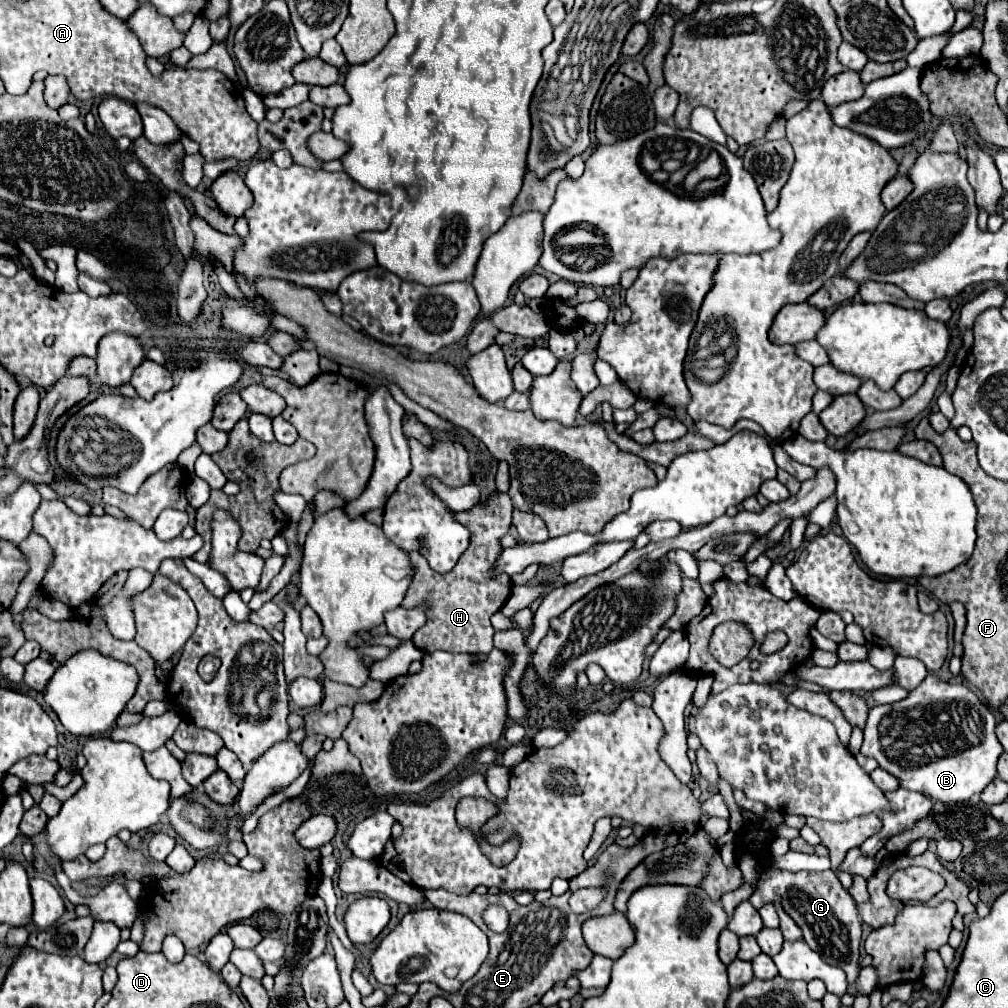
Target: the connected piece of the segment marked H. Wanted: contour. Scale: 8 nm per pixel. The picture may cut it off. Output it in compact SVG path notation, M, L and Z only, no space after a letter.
M493 491L485 503L477 503L469 511L457 513L459 521L471 521L471 543L449 573L435 573L427 565L425 557L419 553L409 553L413 579L401 605L413 607L421 601L431 605L429 621L413 635L413 643L425 653L443 649L449 653L487 655L493 649L493 625L489 617L505 605L511 593L509 575L495 571L497 557L503 551L501 537L511 529L511 513L513 505L509 495L499 491Z

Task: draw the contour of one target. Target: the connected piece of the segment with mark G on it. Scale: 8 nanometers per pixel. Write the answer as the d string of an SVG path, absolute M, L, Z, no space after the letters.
M769 869L761 875L755 893L749 899L759 910L766 903L779 903L787 915L803 931L807 945L817 951L827 963L841 967L847 973L849 985L857 983L859 977L859 943L861 943L861 921L855 909L855 901L849 891L841 885L837 871L827 869L821 873L789 873L781 869Z

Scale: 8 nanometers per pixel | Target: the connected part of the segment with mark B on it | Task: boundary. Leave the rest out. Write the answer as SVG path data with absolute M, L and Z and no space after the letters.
M927 675L917 689L913 689L905 699L891 705L875 705L869 709L865 723L865 739L861 753L873 757L881 769L899 779L899 785L923 793L933 801L943 803L963 803L973 795L981 793L997 775L997 759L1003 753L999 739L995 737L995 717L983 705L977 695L967 685L943 683L935 675Z

